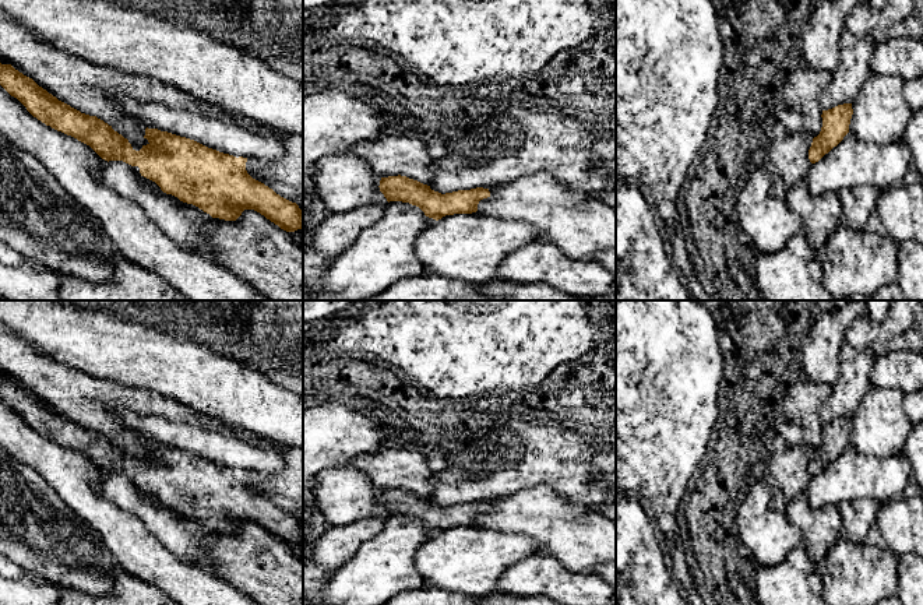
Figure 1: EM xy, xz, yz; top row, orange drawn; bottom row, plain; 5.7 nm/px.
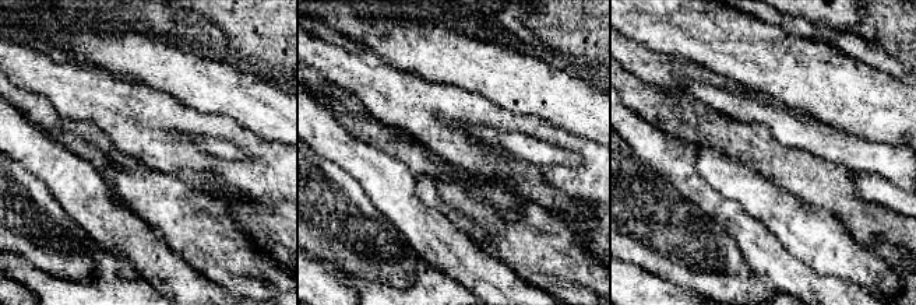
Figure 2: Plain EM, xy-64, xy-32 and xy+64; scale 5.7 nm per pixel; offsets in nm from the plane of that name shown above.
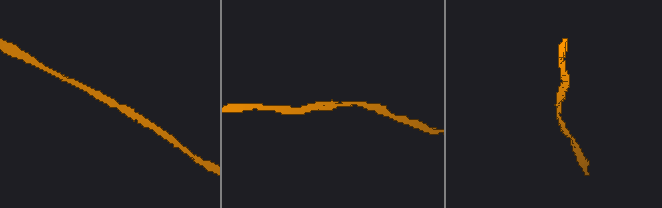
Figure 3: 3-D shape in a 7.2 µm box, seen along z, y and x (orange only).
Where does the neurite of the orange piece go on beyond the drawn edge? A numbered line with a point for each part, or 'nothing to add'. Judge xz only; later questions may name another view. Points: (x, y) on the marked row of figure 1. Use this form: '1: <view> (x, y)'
nothing to add

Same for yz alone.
nothing to add

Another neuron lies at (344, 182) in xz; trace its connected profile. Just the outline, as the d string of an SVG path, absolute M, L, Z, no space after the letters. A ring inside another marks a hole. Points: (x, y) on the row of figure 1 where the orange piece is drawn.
M352 151L321 158L311 173L311 179L320 198L330 212L341 214L363 205L384 207L388 203L378 187L381 176Z

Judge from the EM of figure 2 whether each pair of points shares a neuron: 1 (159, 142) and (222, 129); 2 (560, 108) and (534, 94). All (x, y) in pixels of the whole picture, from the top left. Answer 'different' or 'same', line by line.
1: same
2: same

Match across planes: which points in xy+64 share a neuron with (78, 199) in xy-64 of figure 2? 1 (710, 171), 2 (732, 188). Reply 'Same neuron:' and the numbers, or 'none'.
Same neuron: none

